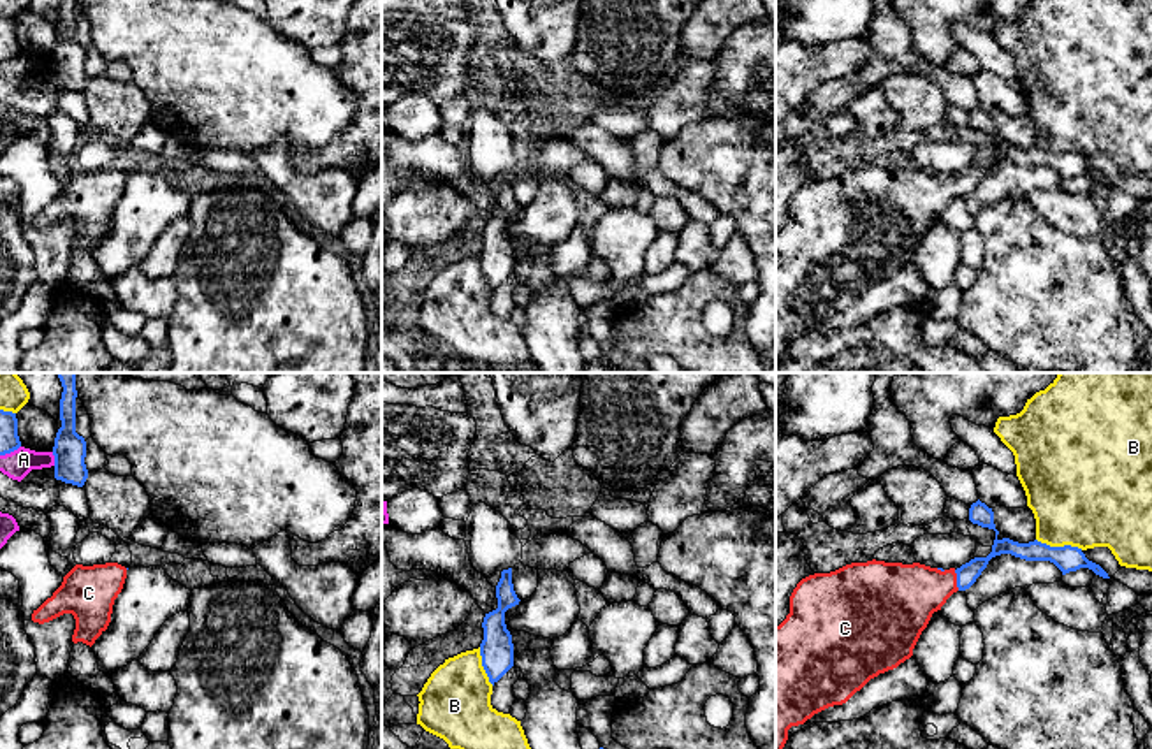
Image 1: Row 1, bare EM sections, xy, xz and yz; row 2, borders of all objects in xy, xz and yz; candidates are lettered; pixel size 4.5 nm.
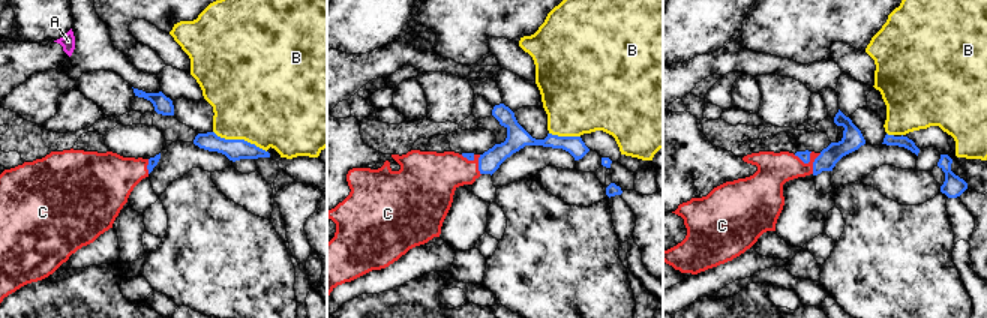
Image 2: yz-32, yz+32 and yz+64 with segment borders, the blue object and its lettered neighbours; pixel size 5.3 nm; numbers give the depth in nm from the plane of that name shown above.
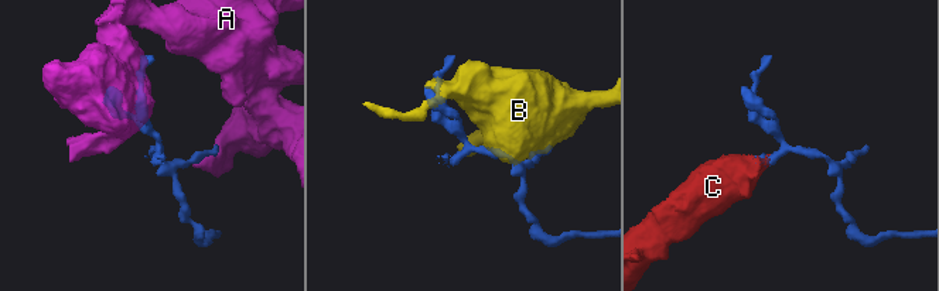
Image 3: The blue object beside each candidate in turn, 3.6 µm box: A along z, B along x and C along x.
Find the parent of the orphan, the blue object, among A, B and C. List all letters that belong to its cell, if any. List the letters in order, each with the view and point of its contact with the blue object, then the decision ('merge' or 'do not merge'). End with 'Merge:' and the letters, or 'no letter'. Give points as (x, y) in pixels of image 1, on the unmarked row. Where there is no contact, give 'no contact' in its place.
A: contact xy (55, 65); do not merge
B: contact yz (1059, 153); do not merge
C: contact yz (957, 187); merge
Merge: C

